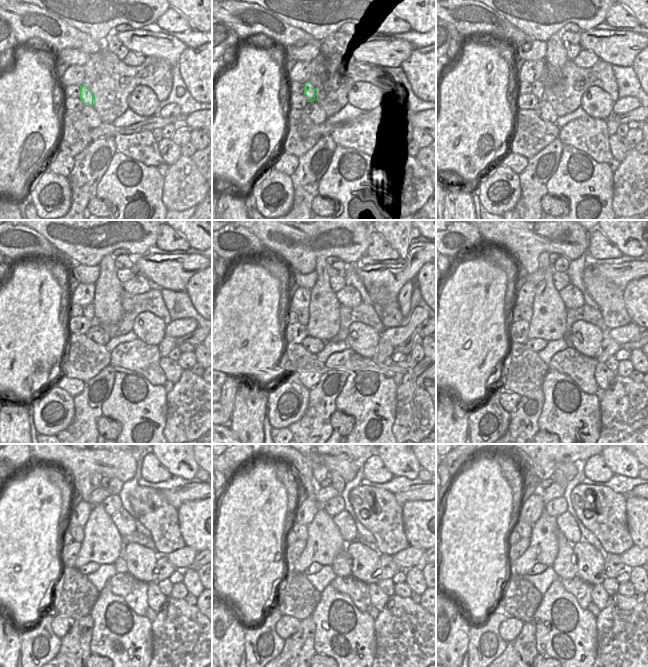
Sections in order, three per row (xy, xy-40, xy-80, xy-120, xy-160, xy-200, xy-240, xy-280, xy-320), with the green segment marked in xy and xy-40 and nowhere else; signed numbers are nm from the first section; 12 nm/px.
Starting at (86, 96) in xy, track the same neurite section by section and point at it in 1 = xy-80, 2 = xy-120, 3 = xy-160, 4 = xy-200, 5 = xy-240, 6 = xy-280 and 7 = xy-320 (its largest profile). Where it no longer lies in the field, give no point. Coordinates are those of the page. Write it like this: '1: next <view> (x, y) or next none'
1: next xy-80 (537, 87)
2: next xy-120 (88, 312)
3: next xy-160 (303, 314)
4: next xy-200 (526, 312)
5: next xy-240 (77, 533)
6: next xy-280 (301, 531)
7: next xy-320 (524, 529)

